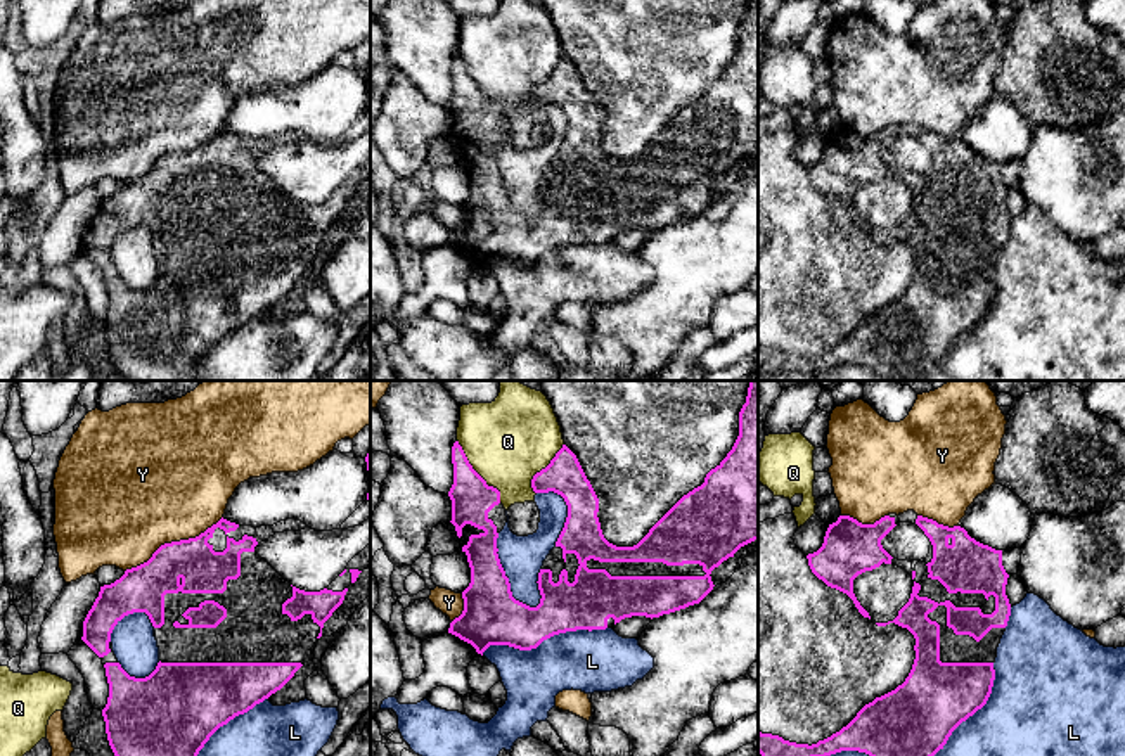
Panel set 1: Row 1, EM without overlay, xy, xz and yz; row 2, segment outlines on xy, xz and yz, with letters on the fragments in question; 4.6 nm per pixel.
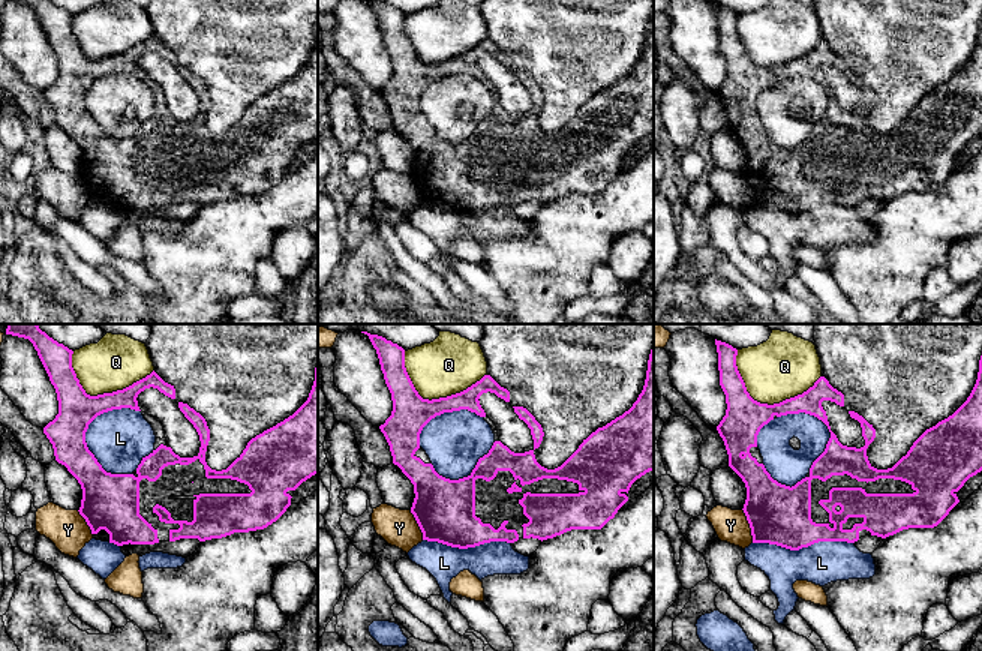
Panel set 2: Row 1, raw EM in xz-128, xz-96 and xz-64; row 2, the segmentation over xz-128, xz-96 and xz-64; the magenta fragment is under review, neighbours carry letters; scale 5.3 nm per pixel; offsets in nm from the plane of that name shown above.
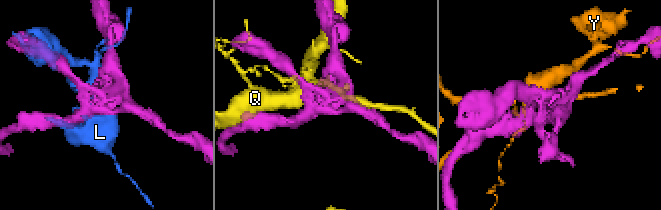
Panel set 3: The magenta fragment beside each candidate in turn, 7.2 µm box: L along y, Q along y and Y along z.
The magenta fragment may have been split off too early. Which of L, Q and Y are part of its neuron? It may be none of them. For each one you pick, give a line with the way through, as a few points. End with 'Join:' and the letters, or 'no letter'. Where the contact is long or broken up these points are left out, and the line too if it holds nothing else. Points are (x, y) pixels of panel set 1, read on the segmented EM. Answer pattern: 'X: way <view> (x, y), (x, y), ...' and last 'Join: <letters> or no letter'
Join: no letter

